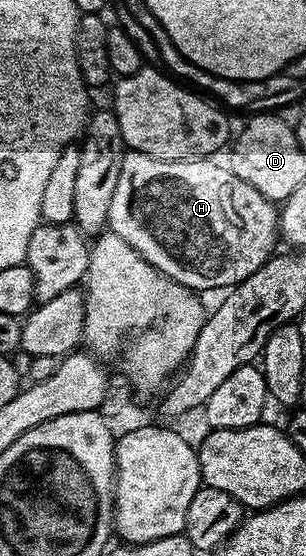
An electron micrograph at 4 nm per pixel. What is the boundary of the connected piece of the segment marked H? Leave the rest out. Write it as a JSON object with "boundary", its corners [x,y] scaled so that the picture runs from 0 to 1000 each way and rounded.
{"boundary":[[[425,270],[399,286],[392,317],[379,324],[379,345],[366,345],[366,369],[353,372],[353,414],[359,421],[392,424],[392,432],[431,439],[431,446],[444,446],[444,453],[458,453],[458,460],[471,460],[471,468],[484,475],[497,475],[497,482],[510,482],[539,500],[565,500],[608,520],[637,525],[686,522],[696,514],[739,514],[735,518],[775,514],[781,507],[797,505],[810,496],[824,496],[824,489],[846,486],[882,466],[902,450],[895,441],[915,435],[912,372],[850,345],[837,345],[837,338],[824,338],[824,331],[784,324],[784,317],[771,317],[752,308],[748,297],[725,293],[722,299],[719,293],[696,291],[699,288],[686,281],[585,281],[552,286],[539,281],[461,277],[454,270]]]}

